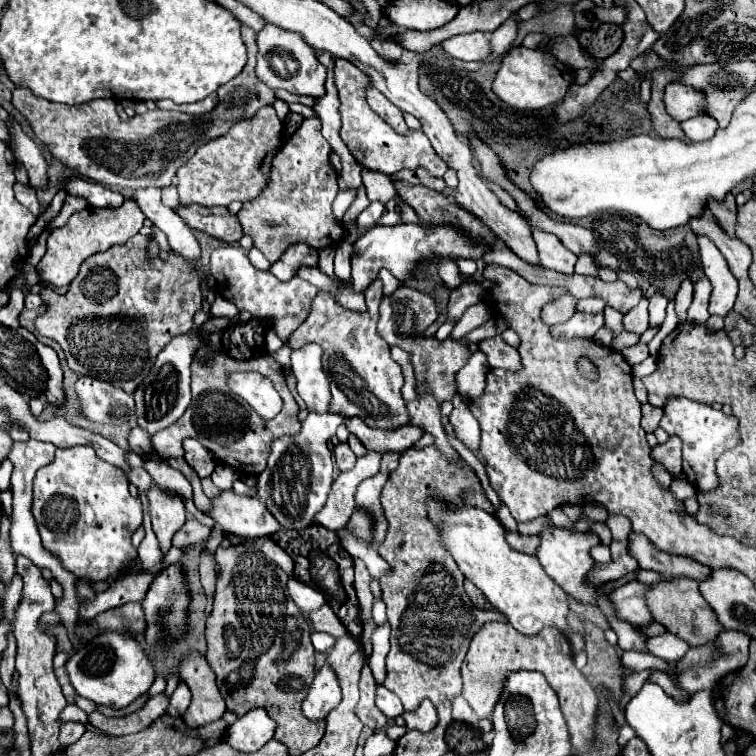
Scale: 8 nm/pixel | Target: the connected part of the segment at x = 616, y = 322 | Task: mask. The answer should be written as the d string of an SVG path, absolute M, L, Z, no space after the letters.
M605 305L603 314L605 325L612 330L613 337L617 337L624 330L623 314L608 305Z

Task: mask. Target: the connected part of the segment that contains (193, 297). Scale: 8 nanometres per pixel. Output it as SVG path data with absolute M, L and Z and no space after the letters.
M136 235L126 245L116 245L106 253L88 257L70 283L66 295L58 295L50 287L40 293L50 309L34 323L40 335L60 343L66 353L68 367L74 373L116 383L126 393L134 393L136 387L146 379L156 355L170 343L174 335L186 333L194 327L194 313L202 309L200 281L178 257L170 257L166 261L160 257L148 257L148 245L152 239L154 237Z

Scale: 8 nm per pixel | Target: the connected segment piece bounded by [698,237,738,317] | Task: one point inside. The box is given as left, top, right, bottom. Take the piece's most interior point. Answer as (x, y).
(725, 290)

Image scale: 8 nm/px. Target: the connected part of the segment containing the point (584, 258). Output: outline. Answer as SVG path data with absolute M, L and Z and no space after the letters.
M578 255L578 263L576 263L576 273L582 273L582 275L596 275L596 265L594 265L594 257L592 257L592 255Z

